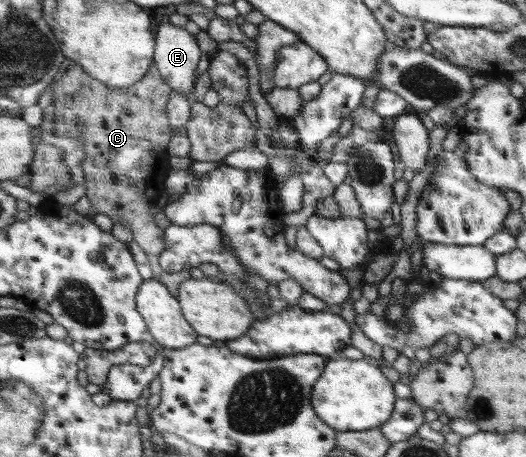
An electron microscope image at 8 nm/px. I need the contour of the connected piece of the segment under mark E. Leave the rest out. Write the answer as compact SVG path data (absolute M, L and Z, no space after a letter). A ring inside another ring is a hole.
M171 22L159 26L157 50L154 53L155 67L172 93L183 96L190 104L194 99L196 70L201 55L196 37L185 28Z

